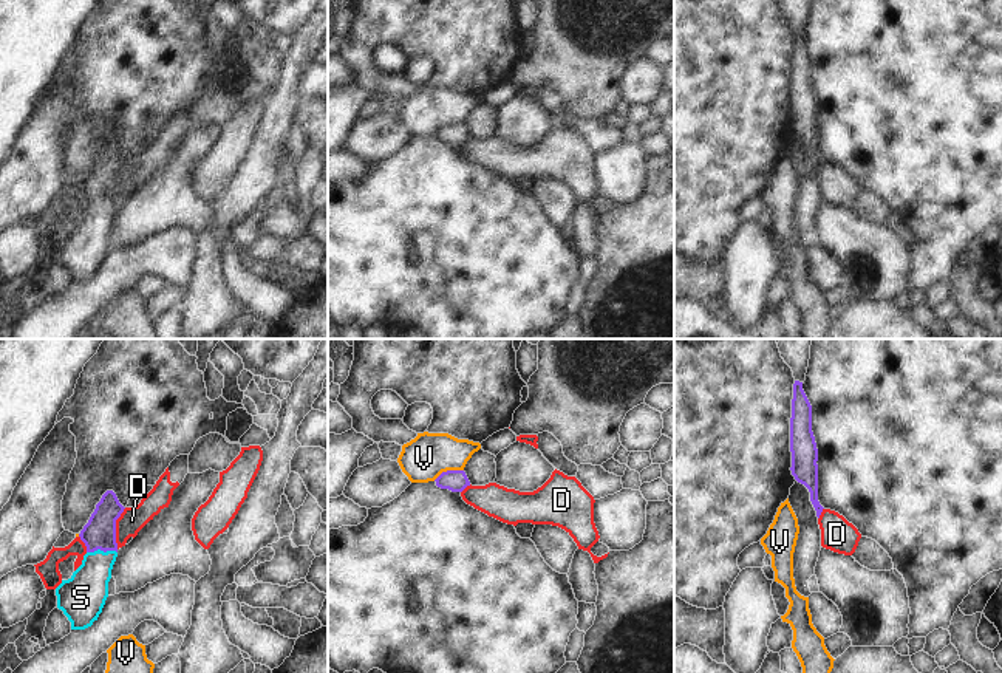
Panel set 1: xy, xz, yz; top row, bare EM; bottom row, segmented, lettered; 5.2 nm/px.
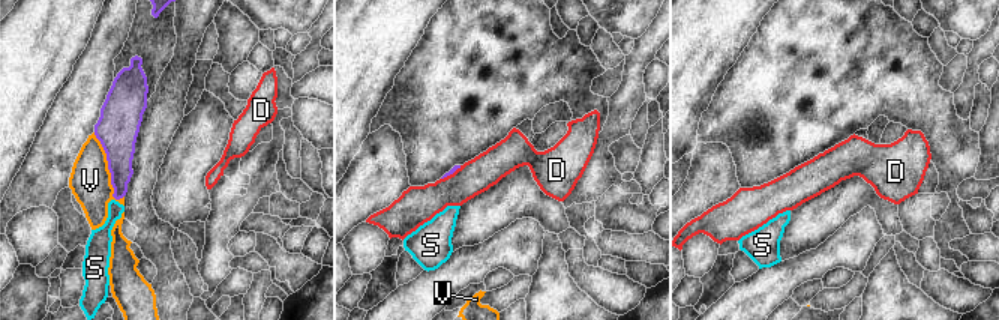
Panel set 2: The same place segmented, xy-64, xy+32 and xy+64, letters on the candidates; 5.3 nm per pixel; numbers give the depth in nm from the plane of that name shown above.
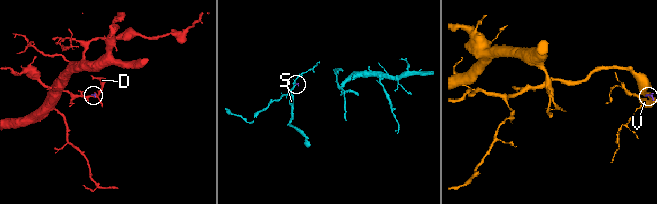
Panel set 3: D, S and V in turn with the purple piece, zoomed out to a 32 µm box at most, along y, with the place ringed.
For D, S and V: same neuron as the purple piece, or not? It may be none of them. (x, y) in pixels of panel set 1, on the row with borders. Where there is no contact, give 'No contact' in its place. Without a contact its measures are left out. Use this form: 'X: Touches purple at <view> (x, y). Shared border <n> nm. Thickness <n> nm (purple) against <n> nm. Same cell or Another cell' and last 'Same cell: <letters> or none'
D: Touches purple at xy (115, 528). Shared border 220 nm. Thickness 170 nm (purple) against 140 nm. Another cell
S: Touches purple at xy (101, 550). Shared border 160 nm. Thickness 170 nm (purple) against 220 nm. Same cell
V: Touches purple at xz (447, 471). Shared border 170 nm. Thickness 110 nm (purple) against 240 nm. Another cell
Same cell: S

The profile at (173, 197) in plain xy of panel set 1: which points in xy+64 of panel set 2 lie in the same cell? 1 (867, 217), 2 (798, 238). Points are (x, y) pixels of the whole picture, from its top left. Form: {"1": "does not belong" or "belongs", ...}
{"1": "does not belong", "2": "belongs"}

